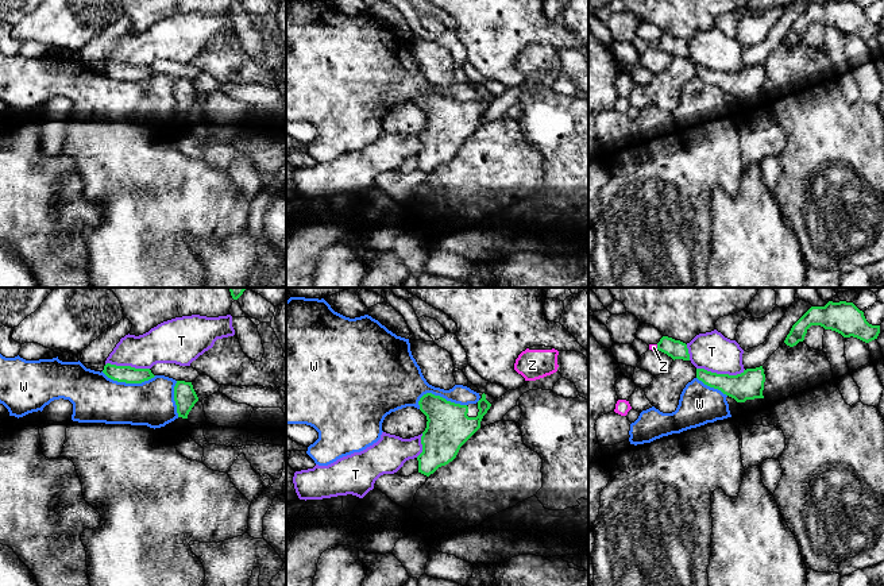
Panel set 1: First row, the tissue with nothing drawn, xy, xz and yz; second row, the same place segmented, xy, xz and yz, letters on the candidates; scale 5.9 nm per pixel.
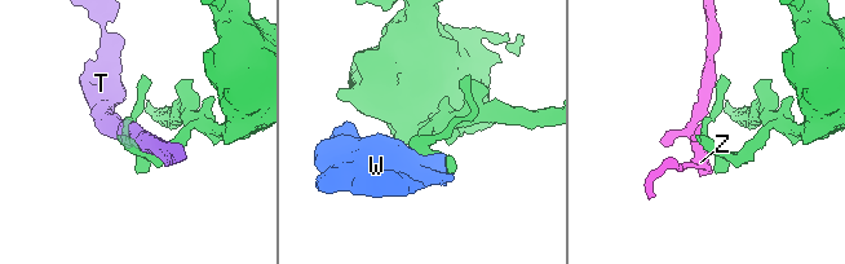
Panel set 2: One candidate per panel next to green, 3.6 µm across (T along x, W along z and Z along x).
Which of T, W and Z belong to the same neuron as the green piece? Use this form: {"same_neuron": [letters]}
{"same_neuron": []}

